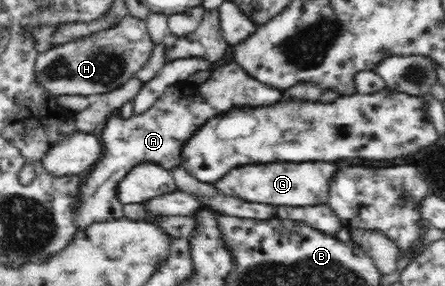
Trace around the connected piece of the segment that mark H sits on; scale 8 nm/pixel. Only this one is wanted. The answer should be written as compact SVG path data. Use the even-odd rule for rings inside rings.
M126 17L114 27L102 30L69 42L54 46L51 50L38 54L35 62L35 83L43 87L49 95L91 97L110 93L128 86L131 76L149 60L154 43L143 20Z

